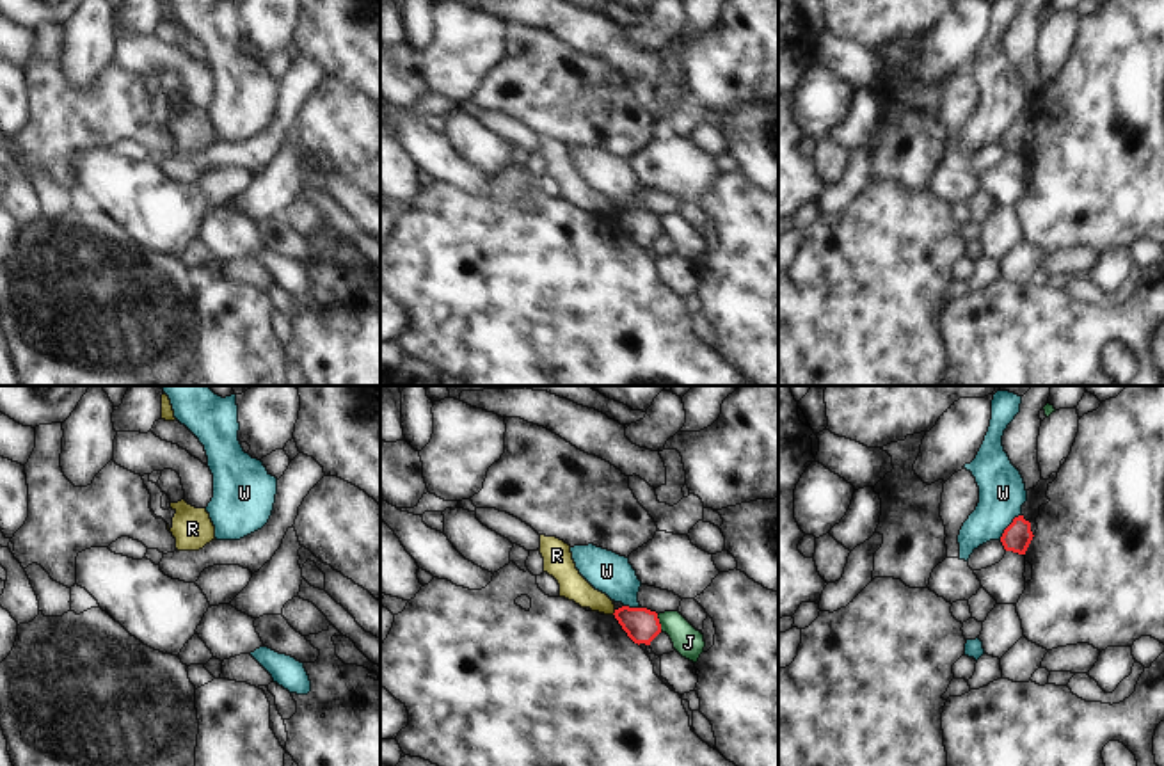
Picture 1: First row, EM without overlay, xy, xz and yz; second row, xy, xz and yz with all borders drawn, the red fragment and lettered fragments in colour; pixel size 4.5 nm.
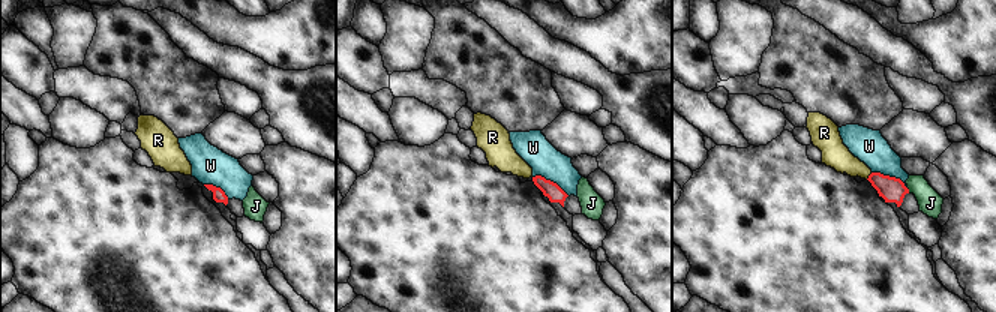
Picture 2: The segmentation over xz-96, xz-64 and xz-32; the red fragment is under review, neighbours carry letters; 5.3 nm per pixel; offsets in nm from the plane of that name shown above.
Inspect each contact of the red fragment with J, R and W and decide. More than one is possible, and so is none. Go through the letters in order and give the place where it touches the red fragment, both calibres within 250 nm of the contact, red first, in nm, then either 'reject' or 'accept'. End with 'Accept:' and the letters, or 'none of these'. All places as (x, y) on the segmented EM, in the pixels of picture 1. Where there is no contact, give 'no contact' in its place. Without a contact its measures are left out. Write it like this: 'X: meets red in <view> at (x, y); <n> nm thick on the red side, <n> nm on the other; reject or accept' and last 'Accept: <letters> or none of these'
J: meets red in xz at (658, 622); 160 nm thick on the red side, 140 nm on the other; reject
R: meets red in xz at (615, 612); 160 nm thick on the red side, 120 nm on the other; accept
W: meets red in yz at (1008, 526); 130 nm thick on the red side, 200 nm on the other; reject
Accept: R

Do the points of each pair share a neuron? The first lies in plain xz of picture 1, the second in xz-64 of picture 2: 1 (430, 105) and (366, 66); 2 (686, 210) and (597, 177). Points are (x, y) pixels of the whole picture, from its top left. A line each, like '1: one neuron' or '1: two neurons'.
1: two neurons
2: one neuron

